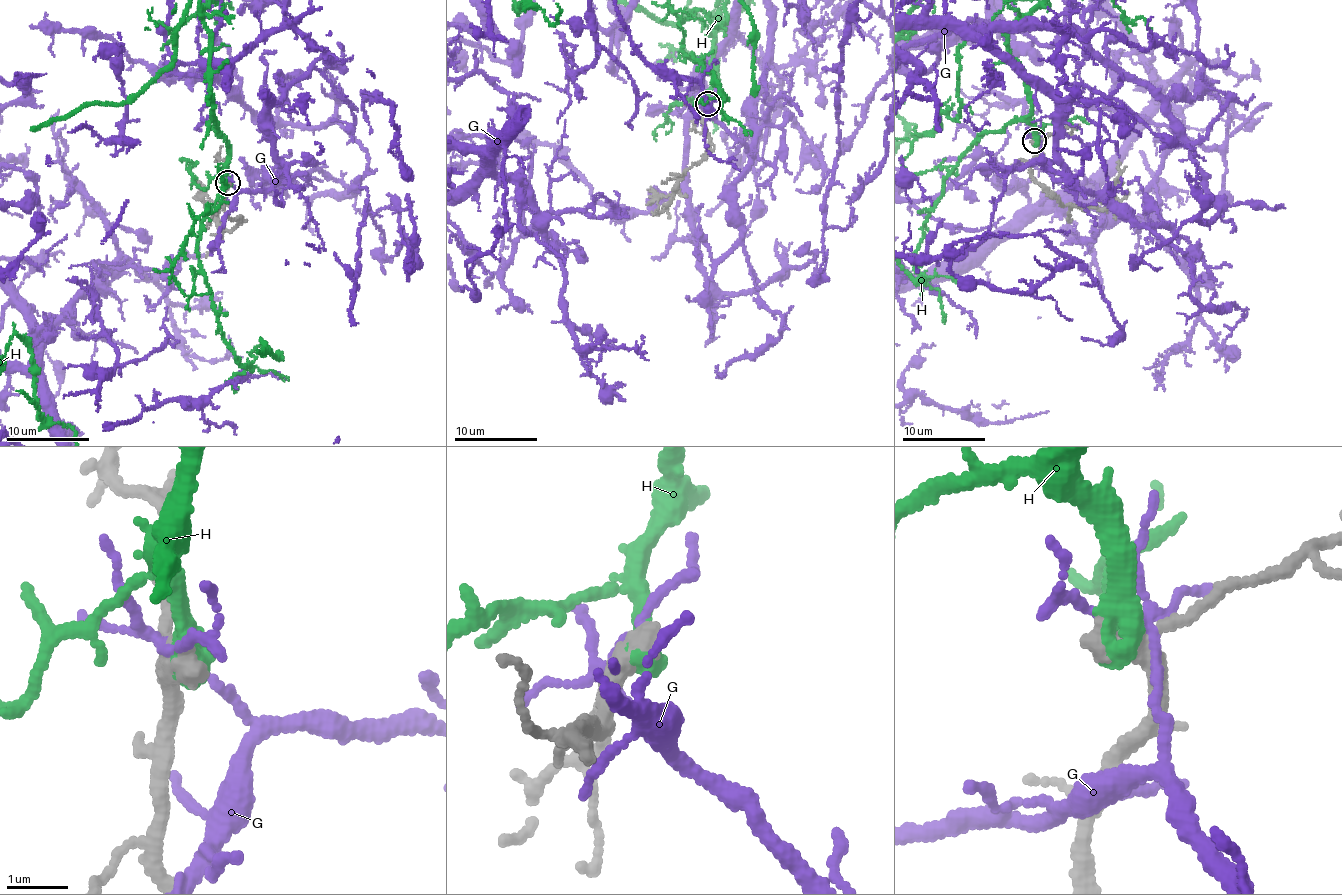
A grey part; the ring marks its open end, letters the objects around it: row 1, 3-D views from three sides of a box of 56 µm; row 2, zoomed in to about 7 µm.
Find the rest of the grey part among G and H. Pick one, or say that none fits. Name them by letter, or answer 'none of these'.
H

